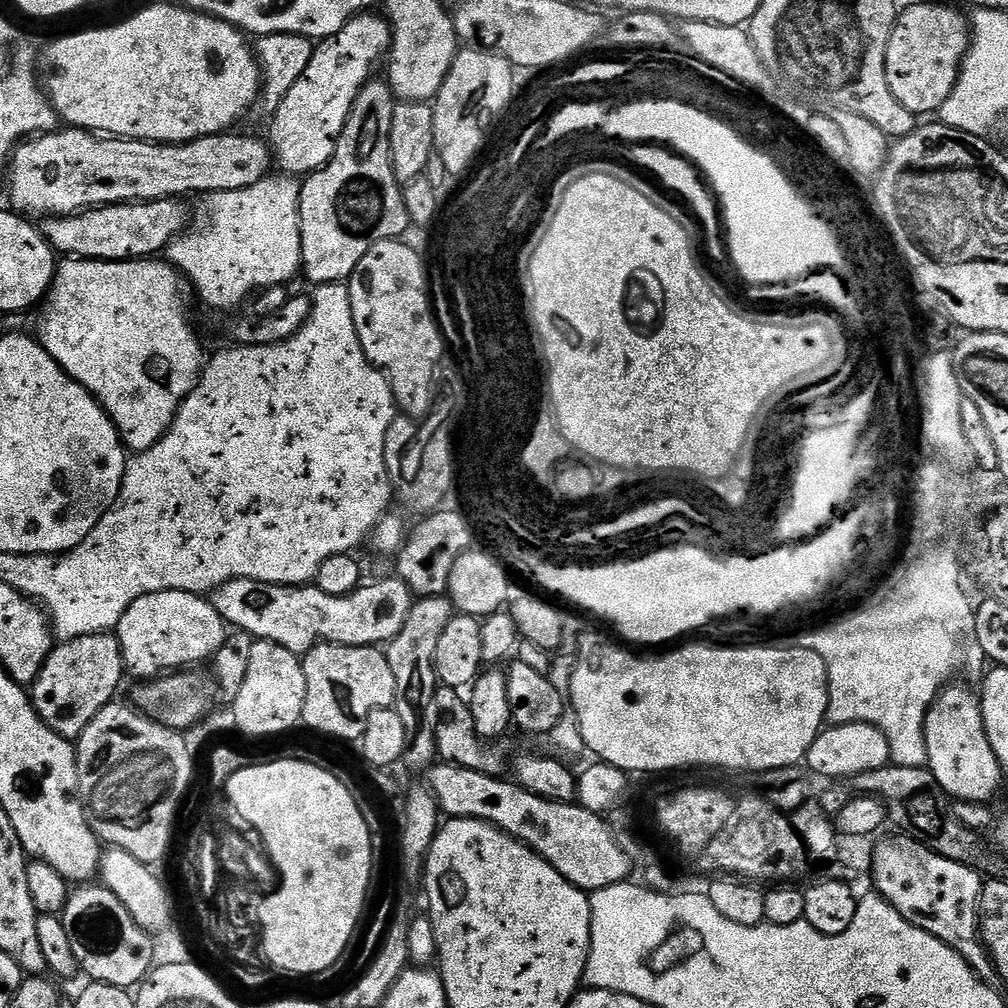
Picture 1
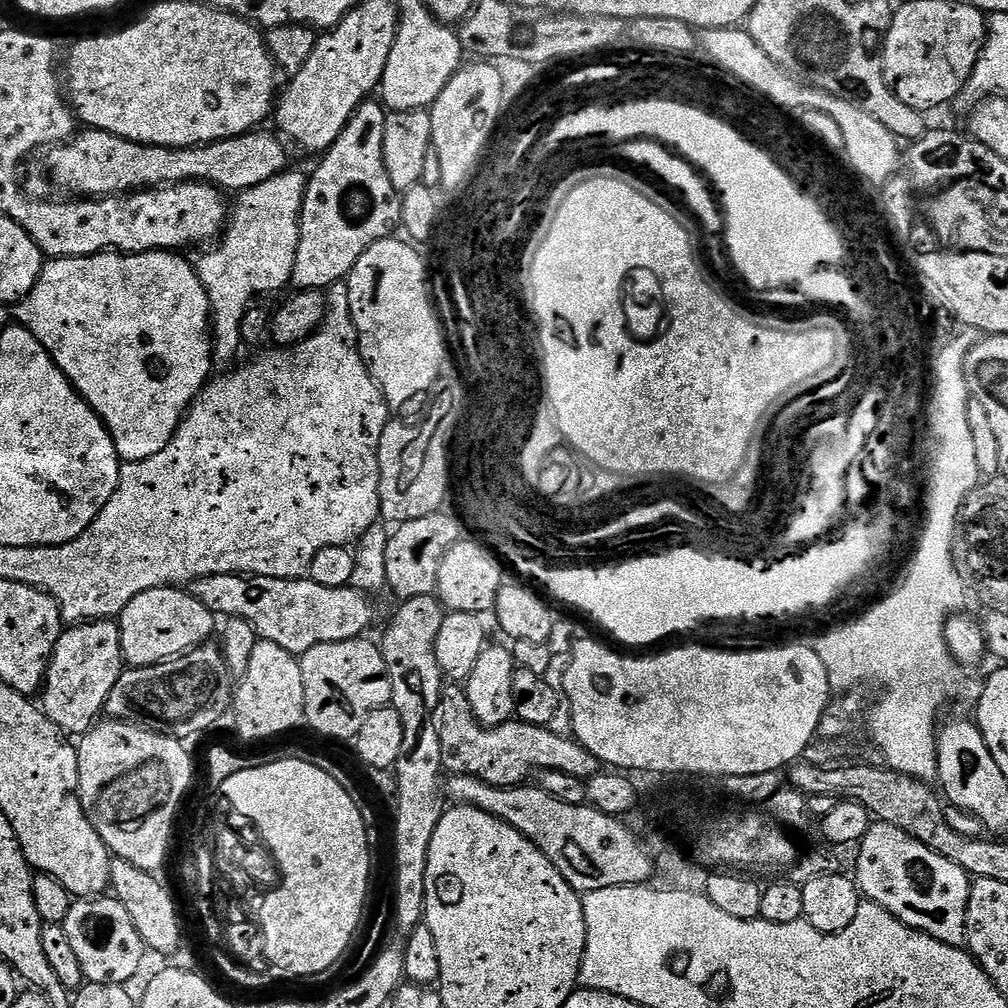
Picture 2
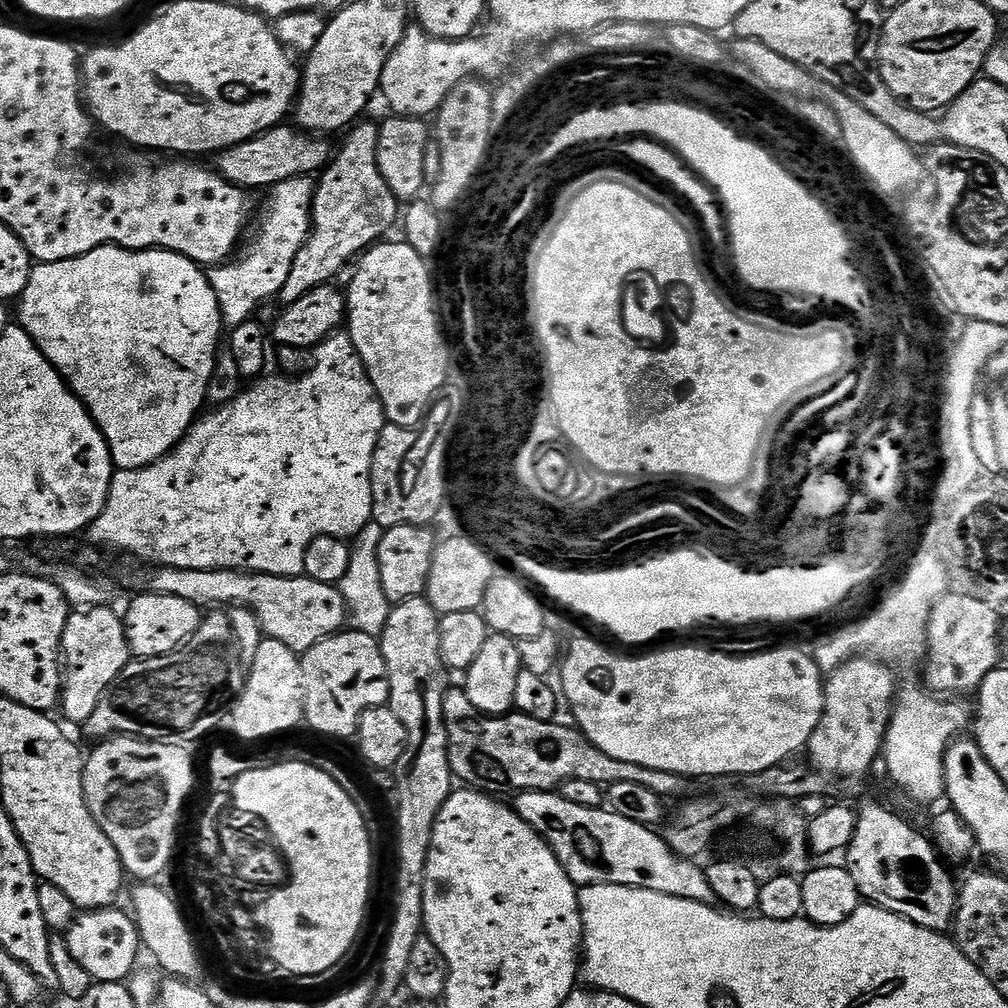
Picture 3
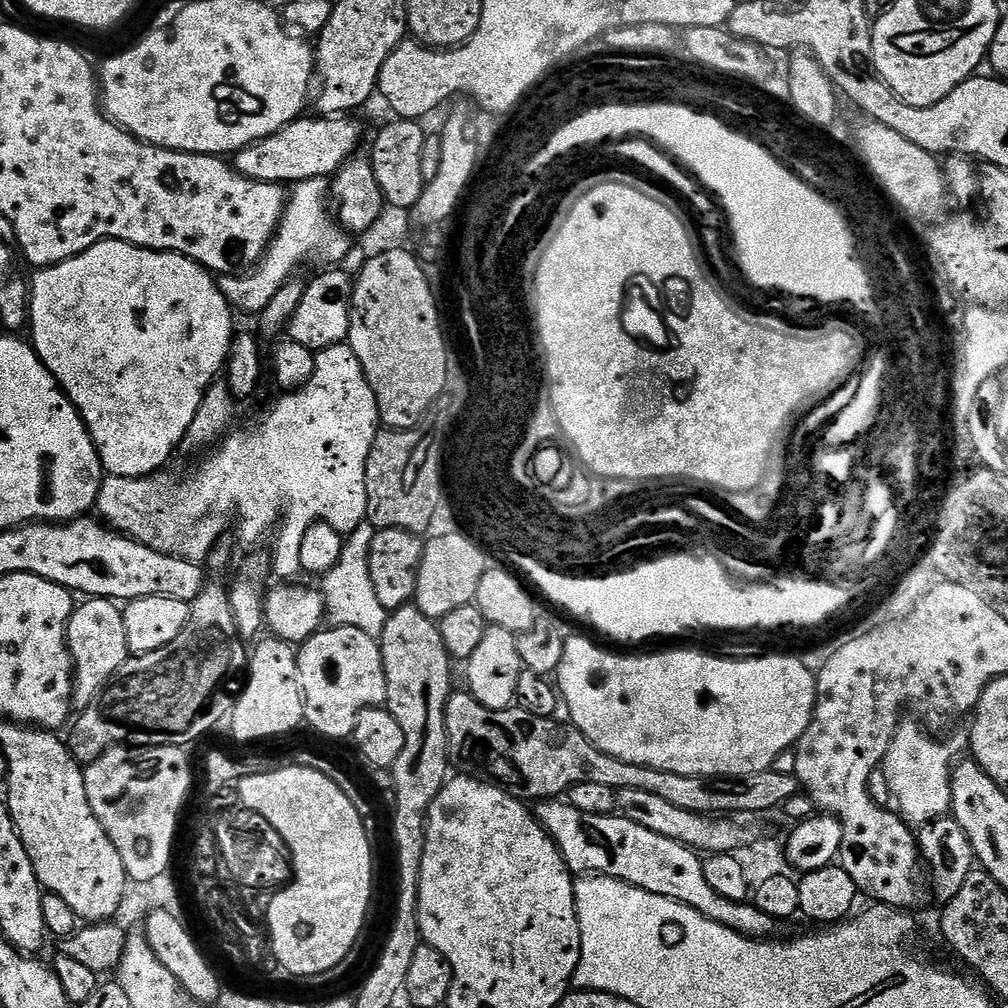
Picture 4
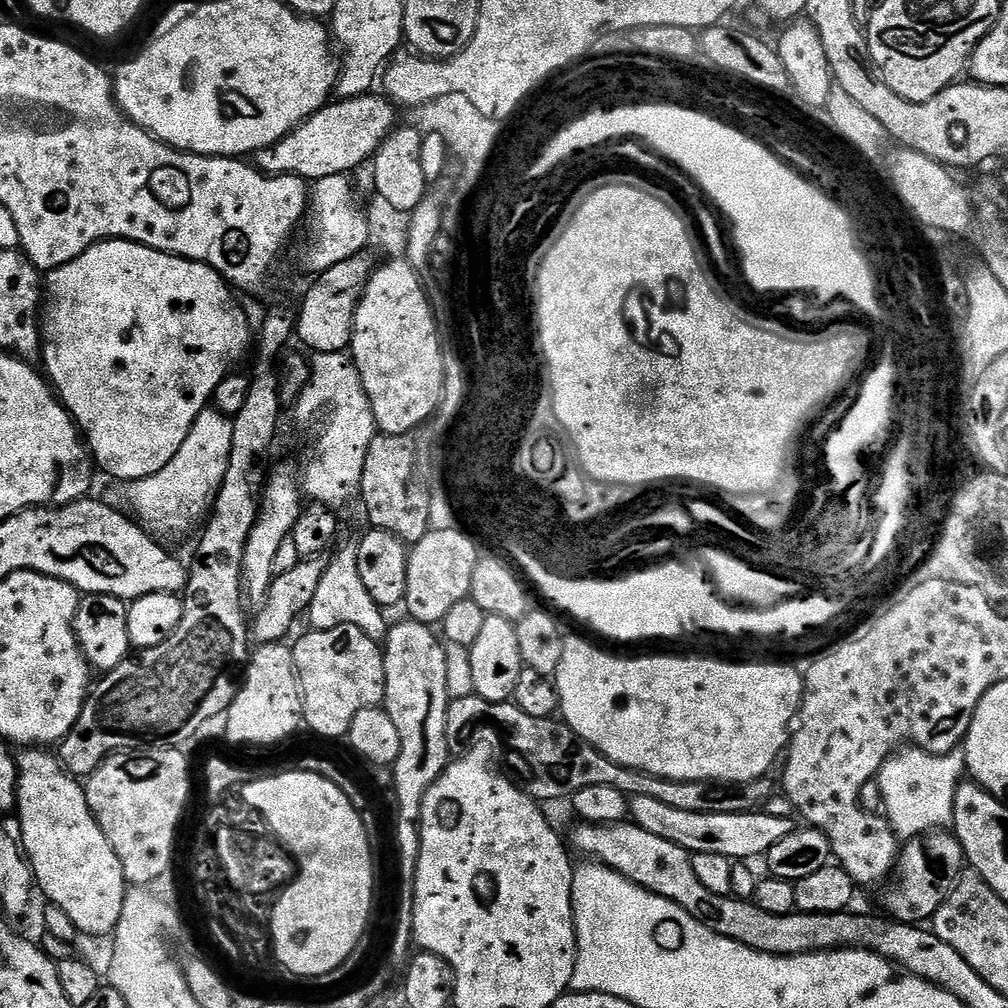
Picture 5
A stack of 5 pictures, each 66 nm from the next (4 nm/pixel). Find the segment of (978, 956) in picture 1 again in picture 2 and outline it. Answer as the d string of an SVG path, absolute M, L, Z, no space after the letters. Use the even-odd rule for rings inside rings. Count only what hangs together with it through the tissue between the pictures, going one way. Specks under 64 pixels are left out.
M876 822L860 839L854 879L865 901L886 909L906 926L916 928L943 944L964 948L966 938L966 906L970 902L973 877L962 866L954 866L950 858L934 854L922 842L910 838L898 826Z

